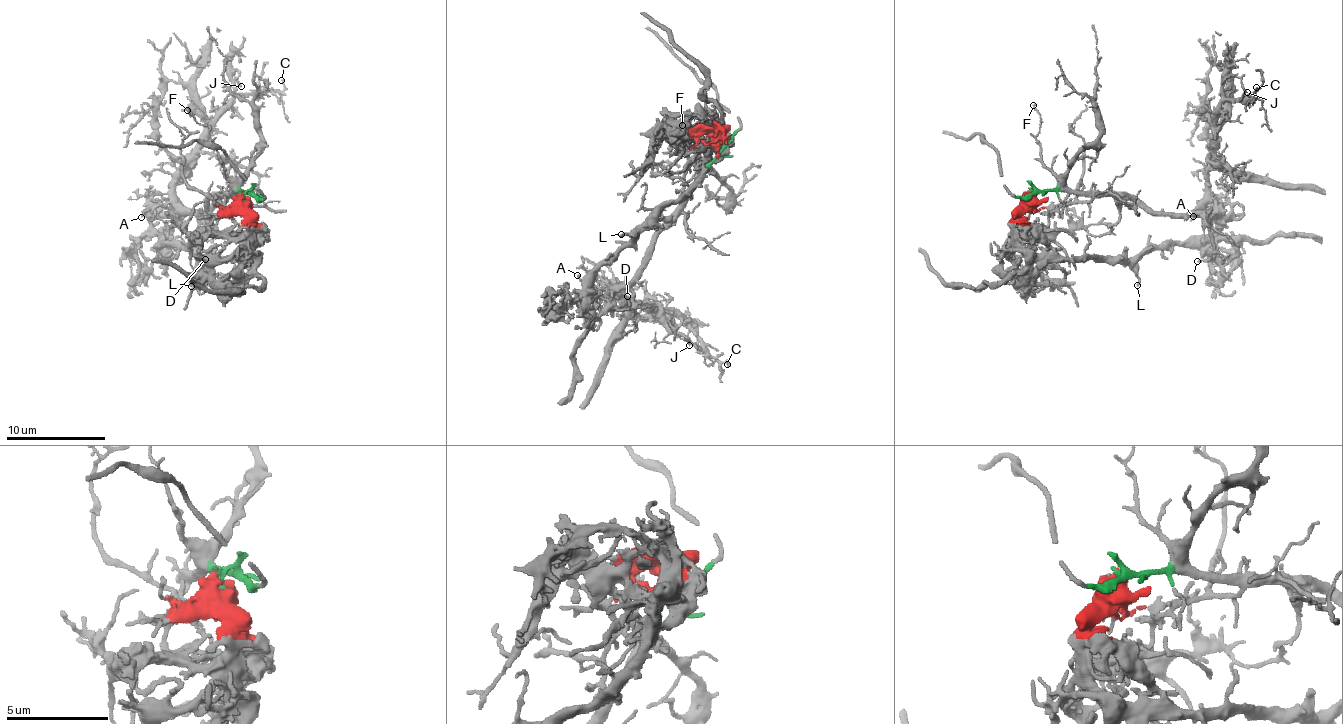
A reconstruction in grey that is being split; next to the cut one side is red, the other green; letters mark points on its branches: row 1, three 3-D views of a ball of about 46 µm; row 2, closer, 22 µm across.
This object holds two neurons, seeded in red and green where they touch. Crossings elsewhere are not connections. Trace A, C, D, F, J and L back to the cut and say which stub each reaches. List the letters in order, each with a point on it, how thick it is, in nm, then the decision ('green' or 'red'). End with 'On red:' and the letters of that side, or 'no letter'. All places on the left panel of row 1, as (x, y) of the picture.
A: at (141, 217); 110 nm thick; green
C: at (281, 80); 110 nm thick; green
D: at (205, 259); 160 nm thick; green
F: at (187, 110); 140 nm thick; green
J: at (241, 86); 130 nm thick; green
L: at (191, 286); 180 nm thick; red
On red: L

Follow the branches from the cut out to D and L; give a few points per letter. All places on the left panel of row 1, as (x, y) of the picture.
D: (245, 199), (250, 193), (216, 192), (205, 213), (196, 212), (200, 217), (195, 249), (209, 256), (204, 259)
L: (245, 199), (245, 209), (254, 224), (255, 250), (248, 260), (208, 258), (191, 279), (190, 287)

